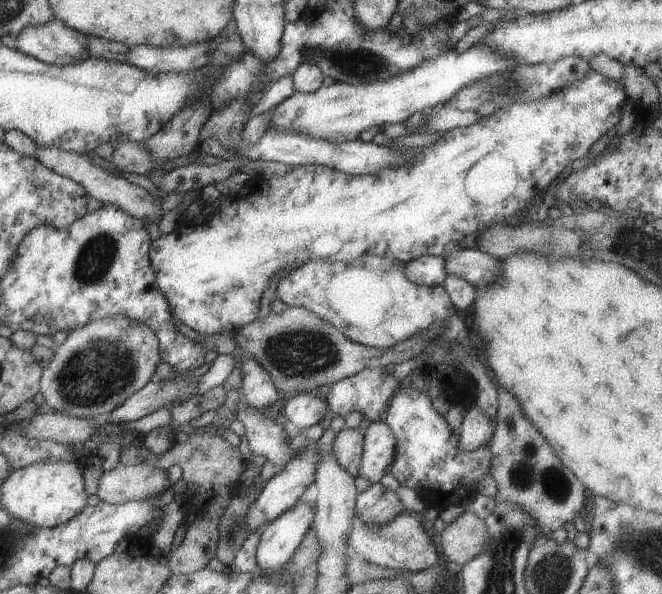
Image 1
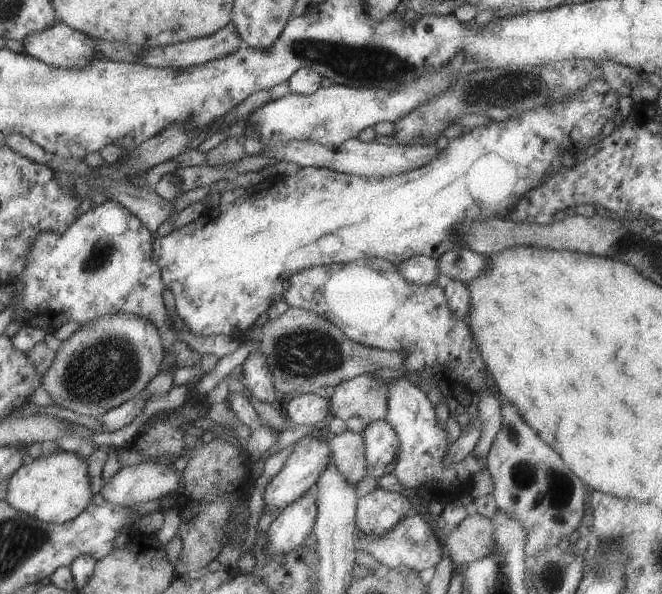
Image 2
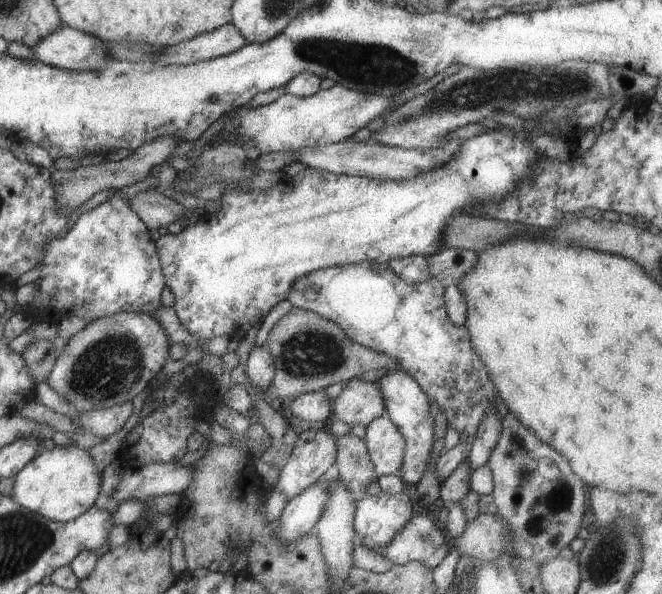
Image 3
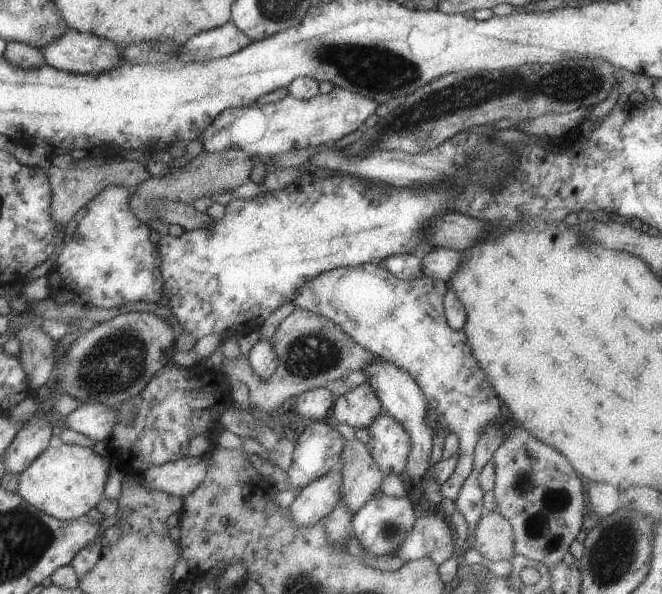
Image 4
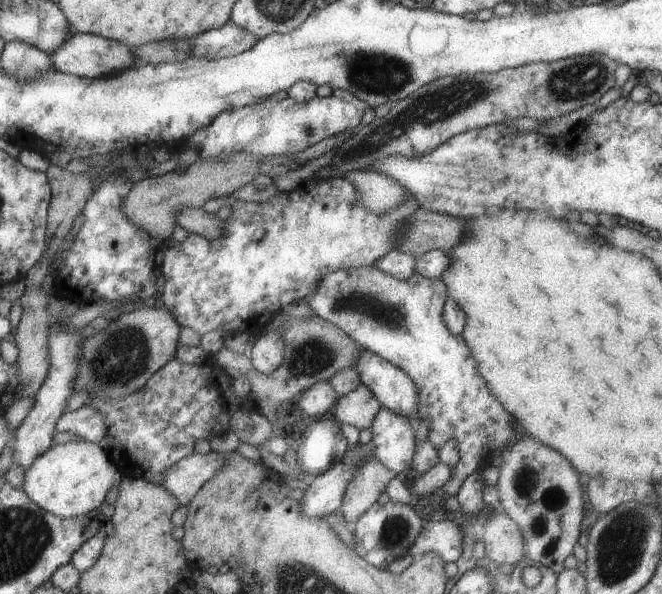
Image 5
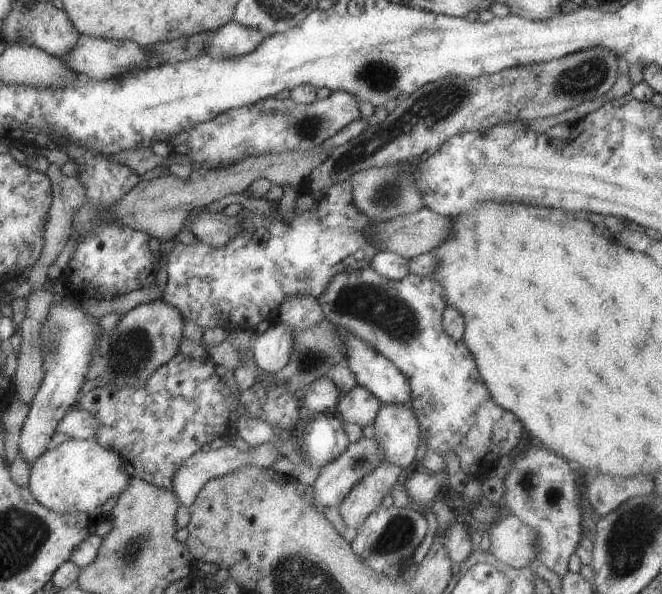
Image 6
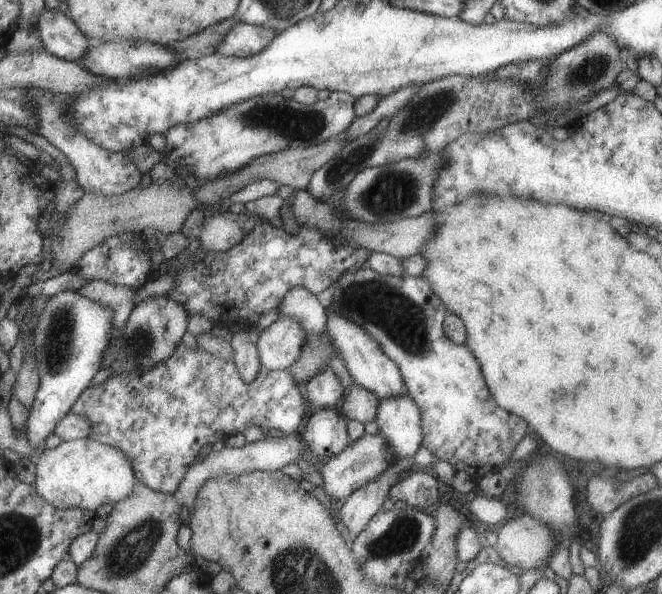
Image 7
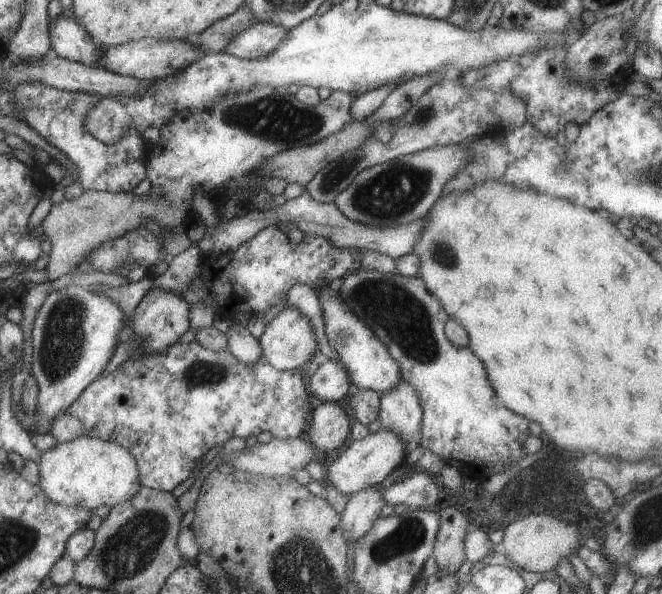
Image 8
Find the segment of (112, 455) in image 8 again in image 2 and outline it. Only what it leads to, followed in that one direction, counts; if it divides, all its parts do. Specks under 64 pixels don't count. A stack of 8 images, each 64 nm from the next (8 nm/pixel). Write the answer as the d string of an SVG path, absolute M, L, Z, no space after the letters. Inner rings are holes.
M62 451L26 462L7 482L5 502L24 515L47 524L63 524L78 517L92 502L86 459Z

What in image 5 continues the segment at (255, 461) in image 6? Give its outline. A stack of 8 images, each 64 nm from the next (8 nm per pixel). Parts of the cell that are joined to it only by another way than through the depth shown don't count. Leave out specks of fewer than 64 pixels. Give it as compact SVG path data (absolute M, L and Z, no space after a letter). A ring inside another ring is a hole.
M210 451L204 455L194 453L182 458L166 468L161 485L186 507L201 487L223 468L226 455Z

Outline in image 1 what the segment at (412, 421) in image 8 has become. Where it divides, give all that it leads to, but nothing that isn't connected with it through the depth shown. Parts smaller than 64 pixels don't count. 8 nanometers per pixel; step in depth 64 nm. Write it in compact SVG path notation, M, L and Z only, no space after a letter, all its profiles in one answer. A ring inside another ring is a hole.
M384 420L371 422L367 428L359 476L375 484L380 483L393 464L396 440Z

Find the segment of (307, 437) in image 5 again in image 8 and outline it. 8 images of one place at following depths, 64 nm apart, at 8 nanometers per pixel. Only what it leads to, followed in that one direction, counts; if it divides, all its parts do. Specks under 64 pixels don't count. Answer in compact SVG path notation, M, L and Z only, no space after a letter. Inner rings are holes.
M324 402L315 406L308 440L312 446L326 455L346 444L351 434L350 418L345 407L338 402Z

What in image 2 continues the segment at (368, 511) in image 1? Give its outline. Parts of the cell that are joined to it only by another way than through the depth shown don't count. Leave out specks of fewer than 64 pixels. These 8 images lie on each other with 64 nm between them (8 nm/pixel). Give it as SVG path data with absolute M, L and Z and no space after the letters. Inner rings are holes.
M377 486L357 501L357 528L370 535L384 535L405 517L416 514L402 493Z

